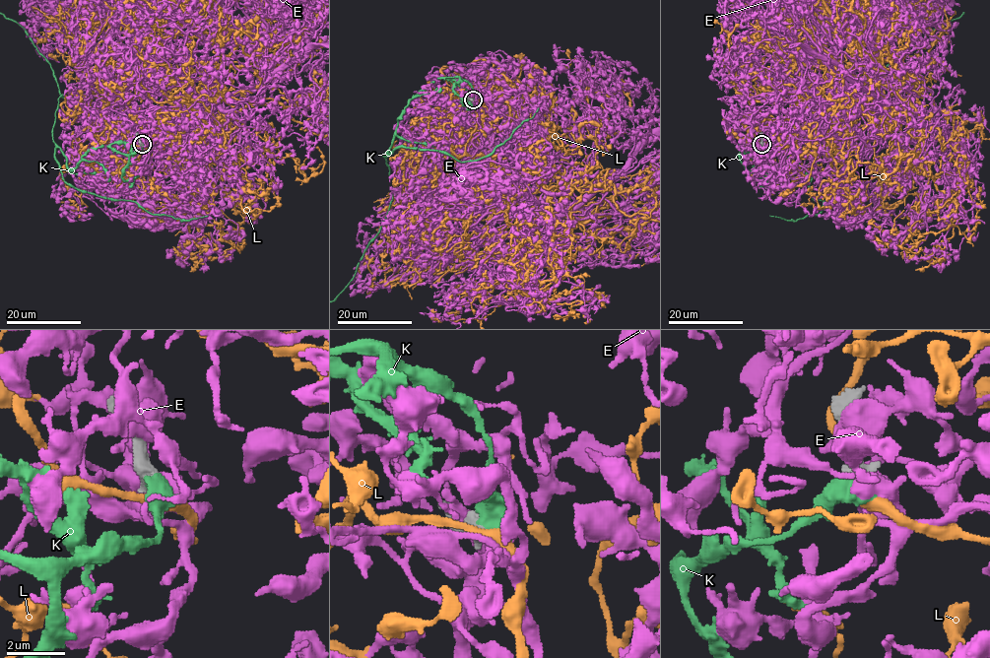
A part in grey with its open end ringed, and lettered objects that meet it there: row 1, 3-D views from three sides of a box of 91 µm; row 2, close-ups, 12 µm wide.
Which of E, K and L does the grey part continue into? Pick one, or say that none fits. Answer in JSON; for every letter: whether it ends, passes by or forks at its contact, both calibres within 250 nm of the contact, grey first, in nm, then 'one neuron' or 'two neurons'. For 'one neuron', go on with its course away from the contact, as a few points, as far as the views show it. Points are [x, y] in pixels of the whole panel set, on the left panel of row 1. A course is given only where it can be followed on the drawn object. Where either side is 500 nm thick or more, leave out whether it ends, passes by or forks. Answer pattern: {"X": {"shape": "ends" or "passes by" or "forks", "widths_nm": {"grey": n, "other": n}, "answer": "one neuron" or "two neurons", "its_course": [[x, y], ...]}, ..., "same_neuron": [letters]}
{"E": {"widths_nm": {"grey": 650, "other": 500}, "answer": "two neurons"}, "K": {"widths_nm": {"grey": 650, "other": 440}, "answer": "one neuron"}, "L": {"widths_nm": {"grey": 550, "other": 360}, "answer": "two neurons"}, "same_neuron": ["K"]}

